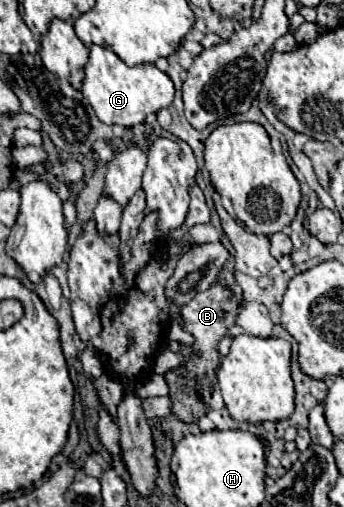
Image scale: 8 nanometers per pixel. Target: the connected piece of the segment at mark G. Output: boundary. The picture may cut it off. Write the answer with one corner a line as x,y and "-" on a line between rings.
91,46
89,64
85,68
83,80
83,96
93,106
97,118
105,124
121,124
121,126
137,126
145,122
147,114
157,114
161,108
167,108
173,102
173,82
171,78
161,72
155,64
141,64
141,66
127,66
113,50
103,46

